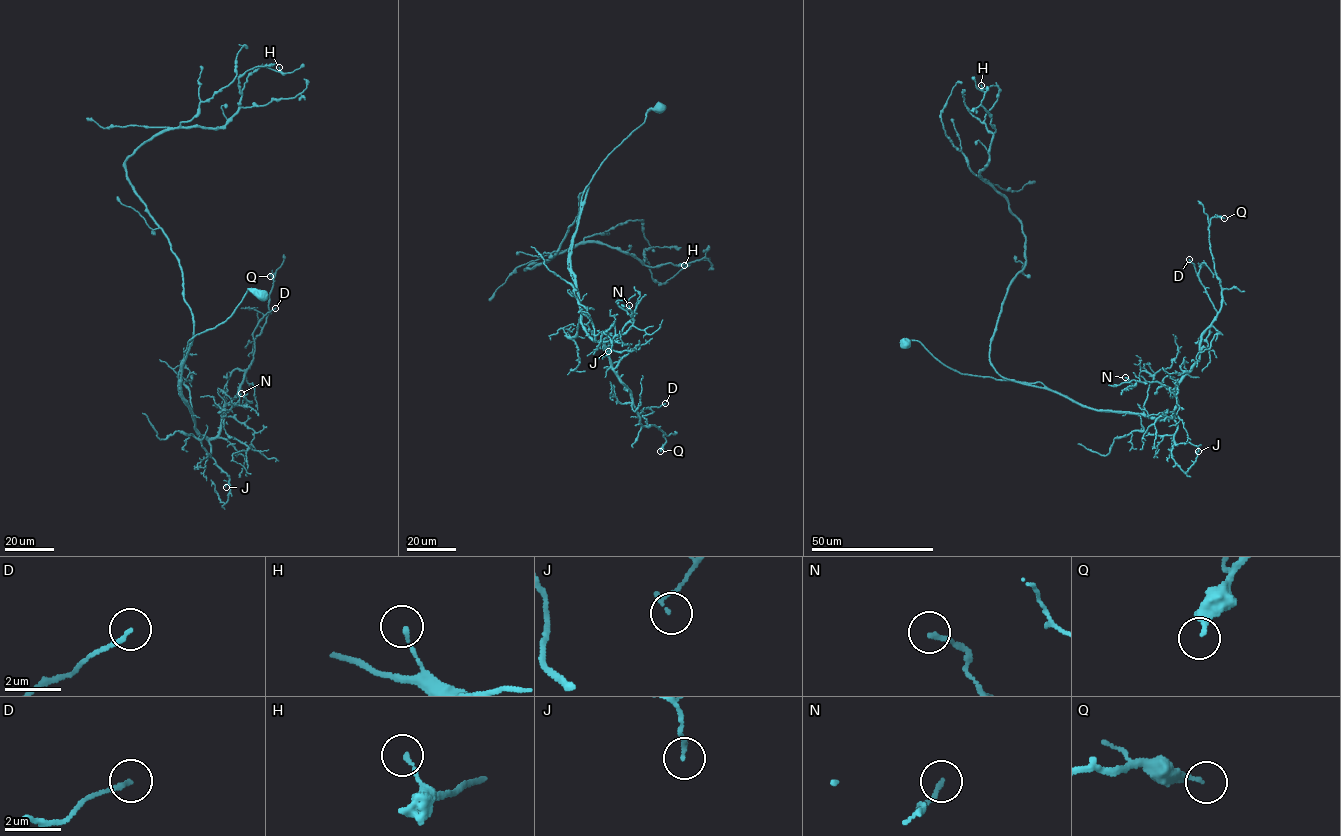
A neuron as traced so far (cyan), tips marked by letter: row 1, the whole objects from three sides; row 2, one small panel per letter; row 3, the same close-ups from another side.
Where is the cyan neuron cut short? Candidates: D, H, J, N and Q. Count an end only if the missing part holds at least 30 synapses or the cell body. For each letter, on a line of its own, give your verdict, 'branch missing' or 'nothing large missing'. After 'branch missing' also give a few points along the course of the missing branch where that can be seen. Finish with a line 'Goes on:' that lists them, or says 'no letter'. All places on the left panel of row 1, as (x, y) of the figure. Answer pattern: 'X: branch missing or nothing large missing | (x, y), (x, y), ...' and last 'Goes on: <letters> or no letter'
D: nothing large missing
H: nothing large missing
J: nothing large missing
N: nothing large missing
Q: nothing large missing
Goes on: no letter

